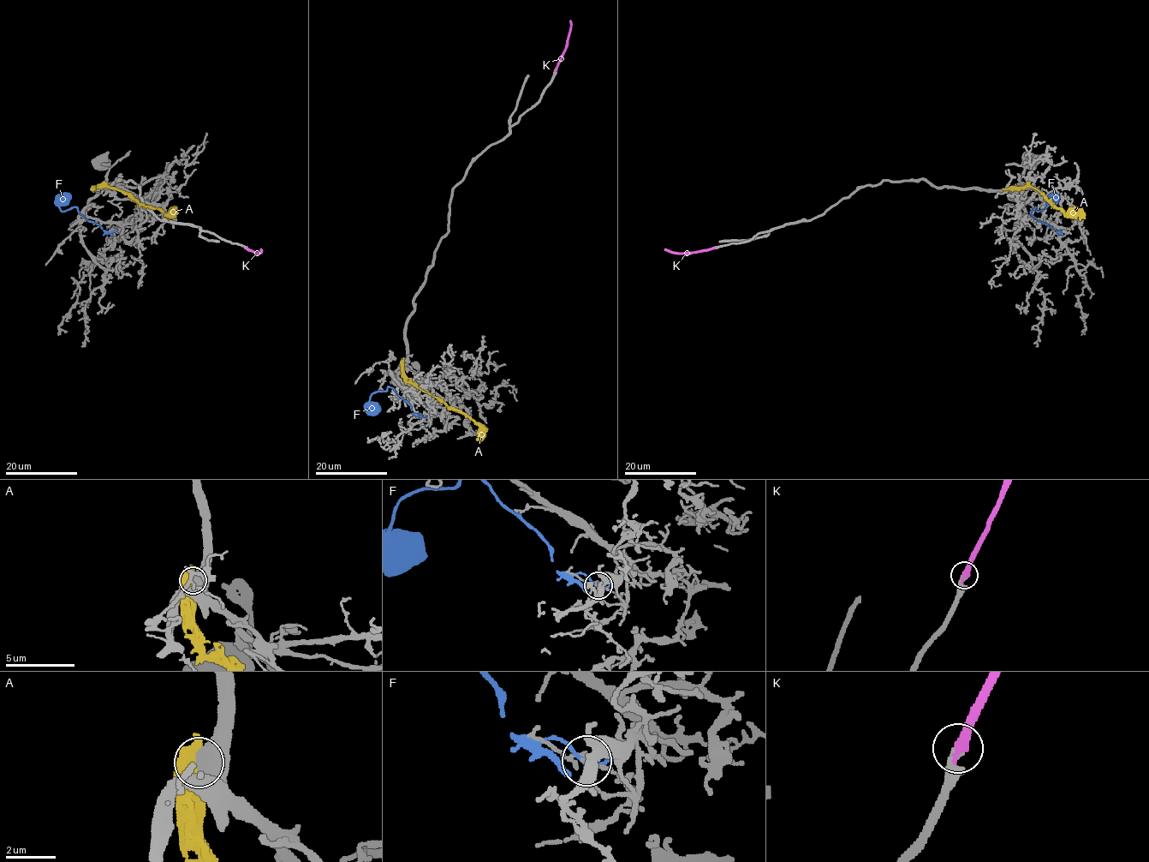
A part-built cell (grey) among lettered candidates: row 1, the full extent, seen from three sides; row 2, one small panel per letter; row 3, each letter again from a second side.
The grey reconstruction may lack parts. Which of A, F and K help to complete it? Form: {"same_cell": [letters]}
{"same_cell": ["K"]}

